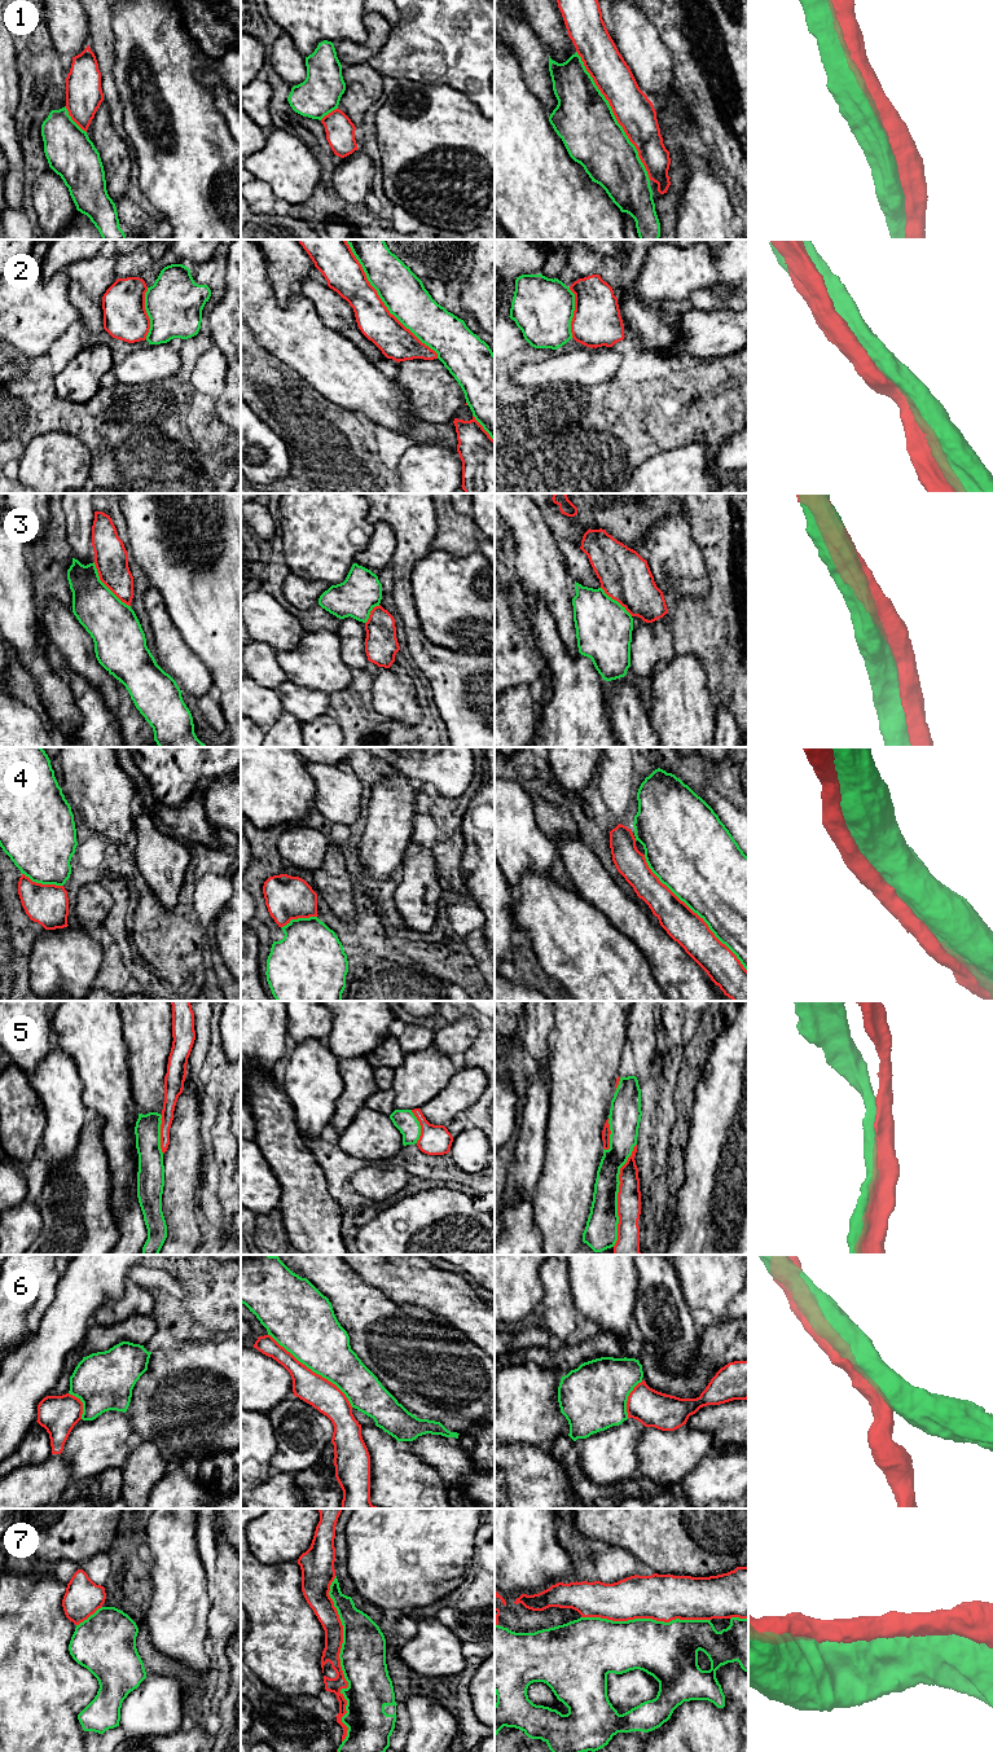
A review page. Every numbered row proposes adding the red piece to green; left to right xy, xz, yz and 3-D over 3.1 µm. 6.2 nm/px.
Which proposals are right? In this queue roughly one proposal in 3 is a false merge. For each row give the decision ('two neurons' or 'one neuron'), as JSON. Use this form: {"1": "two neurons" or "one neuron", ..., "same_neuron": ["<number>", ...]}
{"1": "one neuron", "2": "one neuron", "3": "two neurons", "4": "one neuron", "5": "two neurons", "6": "two neurons", "7": "one neuron", "same_neuron": ["1", "2", "4", "7"]}

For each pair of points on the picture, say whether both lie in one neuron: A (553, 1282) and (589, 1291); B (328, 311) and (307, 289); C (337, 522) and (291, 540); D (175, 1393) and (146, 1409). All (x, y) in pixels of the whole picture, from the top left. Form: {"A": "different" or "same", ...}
{"A": "different", "B": "same", "C": "same", "D": "same"}

